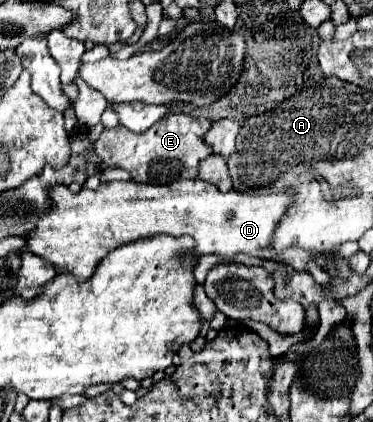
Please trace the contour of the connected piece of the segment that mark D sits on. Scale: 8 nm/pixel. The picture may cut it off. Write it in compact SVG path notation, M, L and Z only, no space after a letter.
M183 180L183 182L173 182L165 186L155 186L155 184L139 184L139 182L111 182L107 186L99 186L97 190L87 190L81 188L81 192L71 192L63 184L55 184L49 190L49 212L43 216L35 230L31 230L25 238L27 244L21 250L27 250L31 254L37 254L45 258L47 262L65 268L69 274L77 278L77 282L85 282L91 278L95 272L97 264L115 248L135 242L145 236L153 234L171 234L171 236L193 236L195 240L195 254L215 254L221 258L233 258L239 254L247 256L259 256L265 260L275 260L275 262L285 262L293 266L295 270L305 270L305 264L309 260L319 258L321 254L311 254L307 250L287 250L287 254L279 254L277 250L271 248L271 234L277 228L279 218L287 212L287 206L291 202L289 192L275 192L275 194L243 194L243 192L219 192L217 186L211 186L211 182L203 180Z

